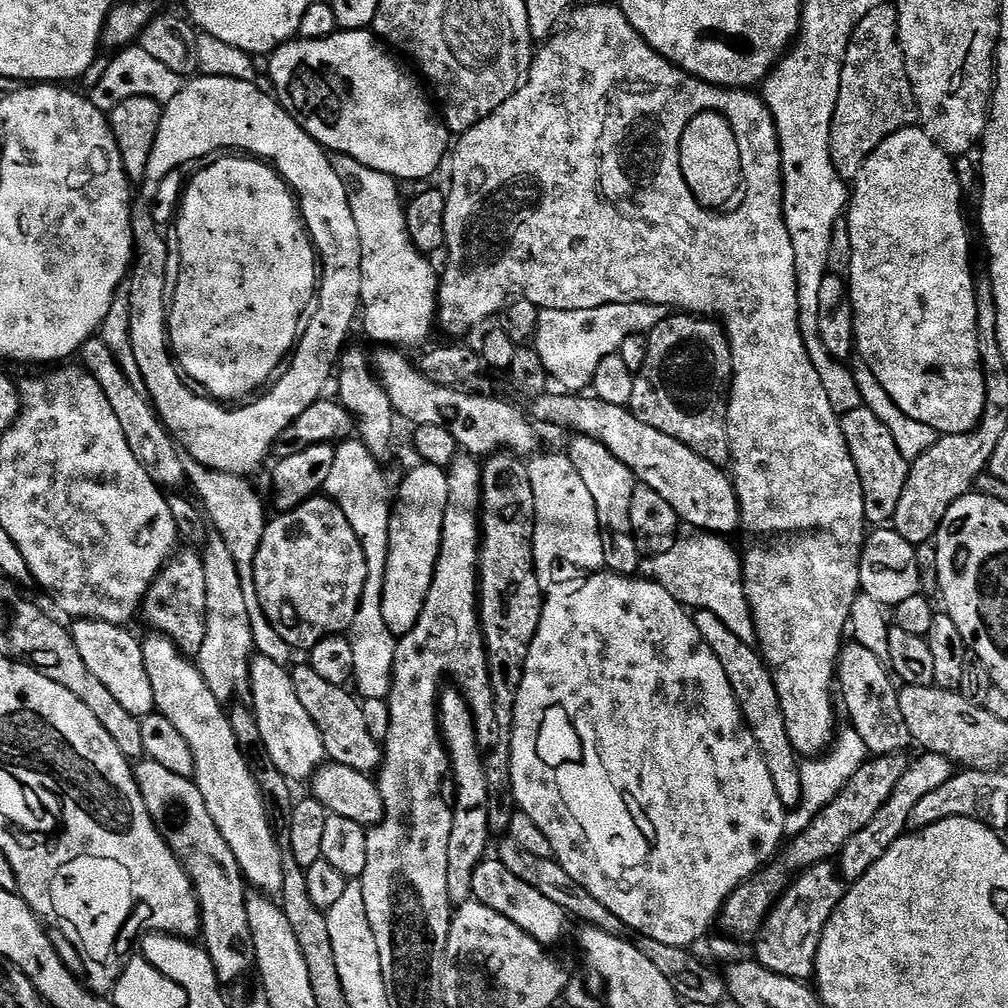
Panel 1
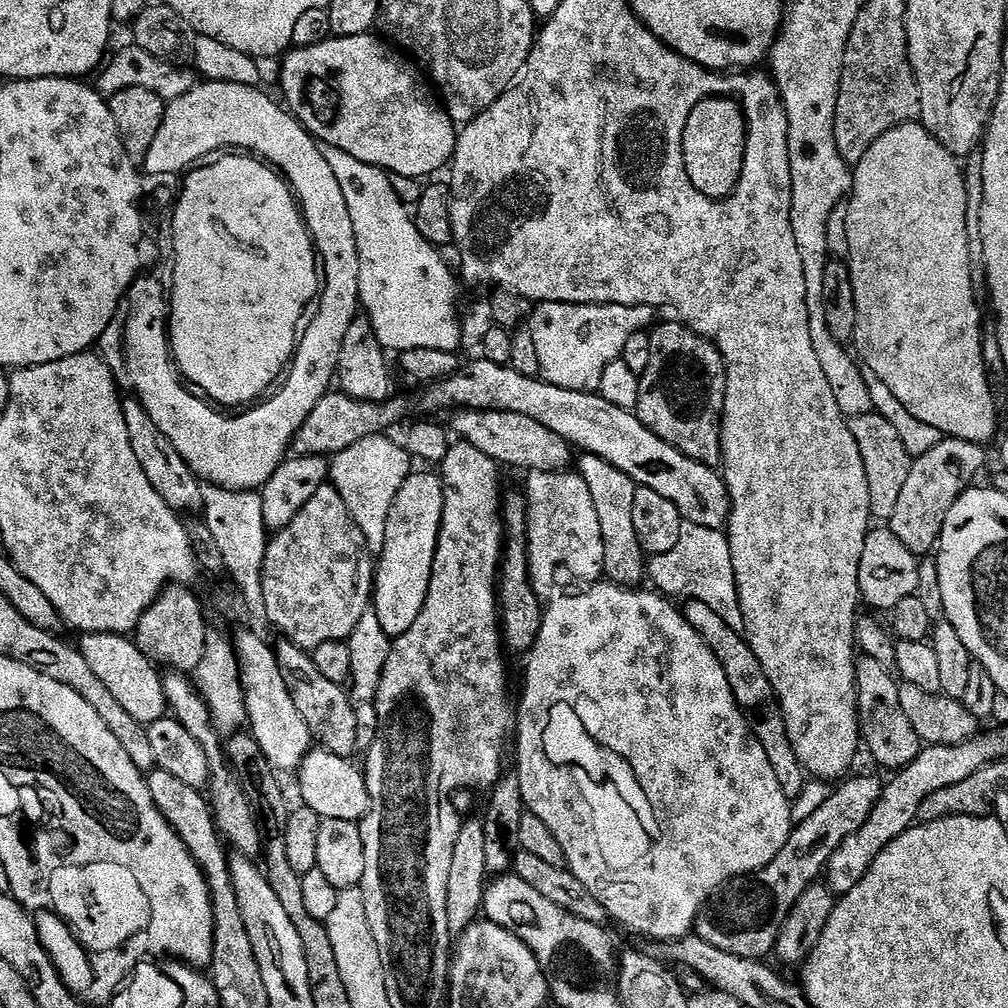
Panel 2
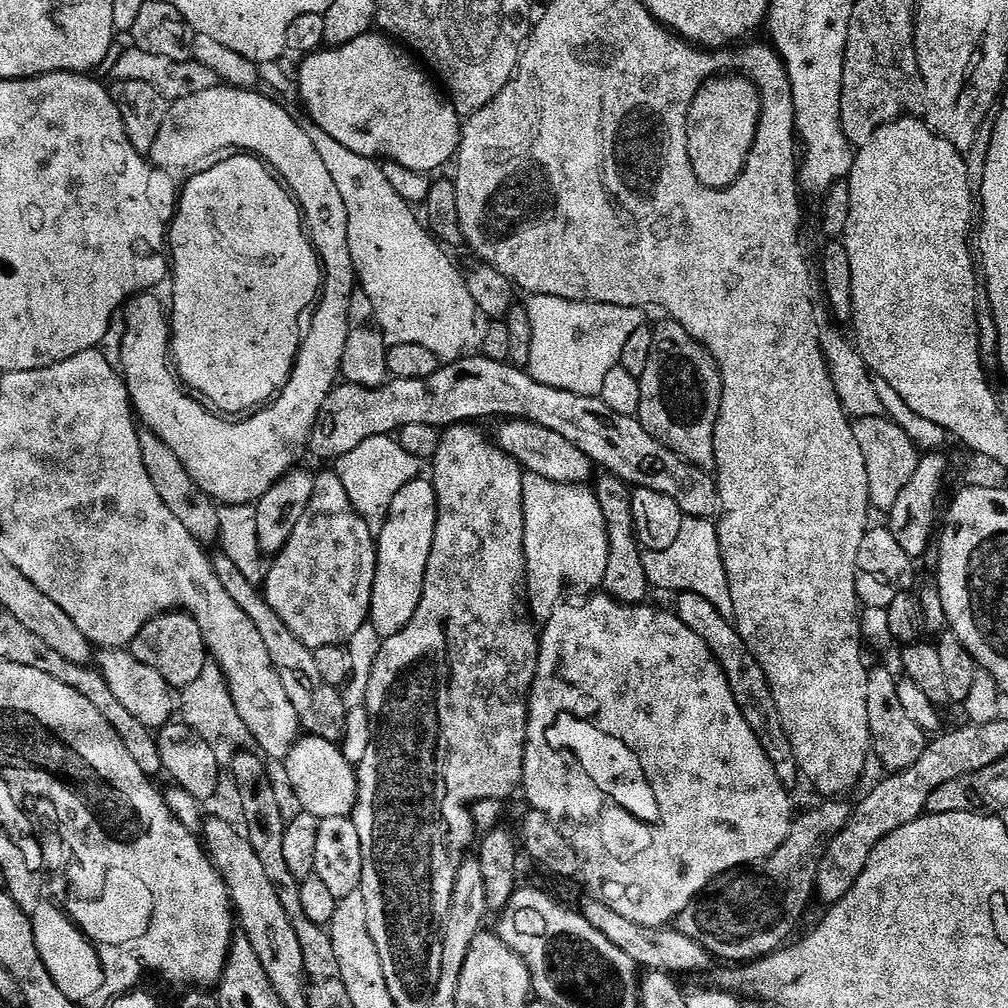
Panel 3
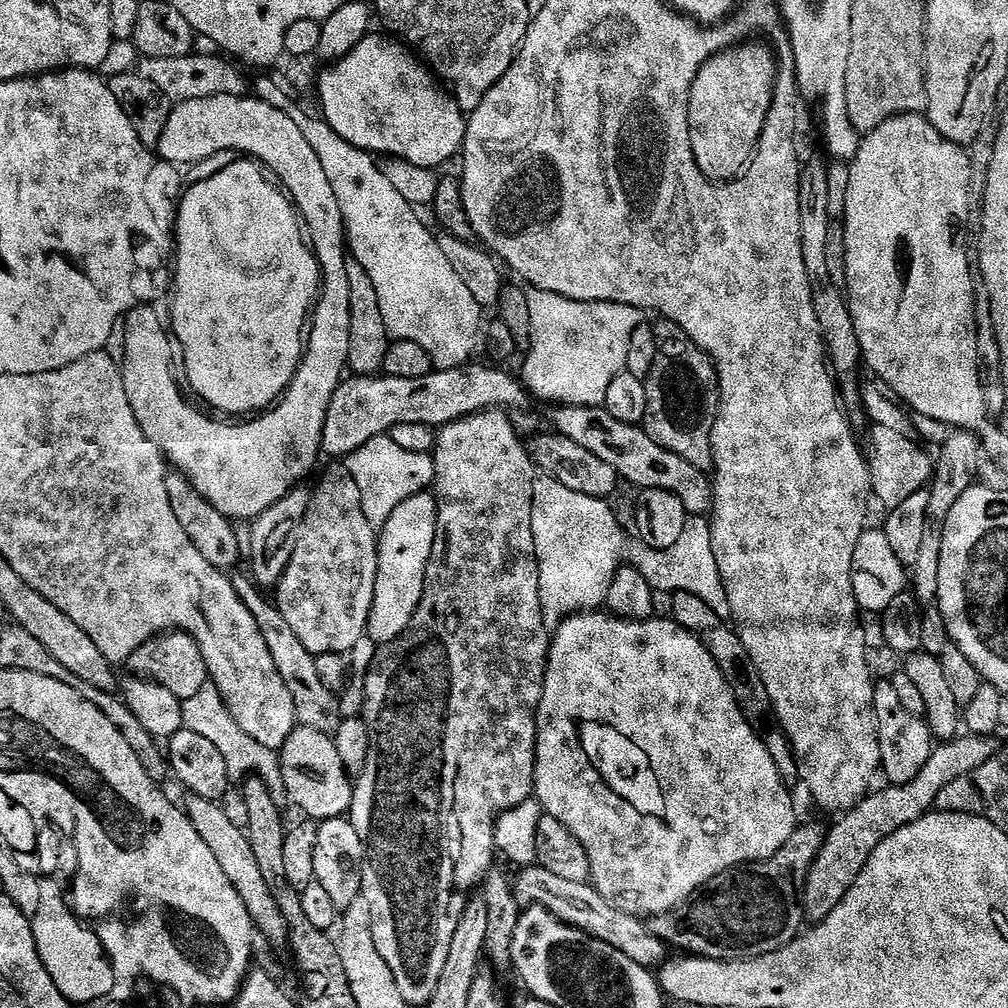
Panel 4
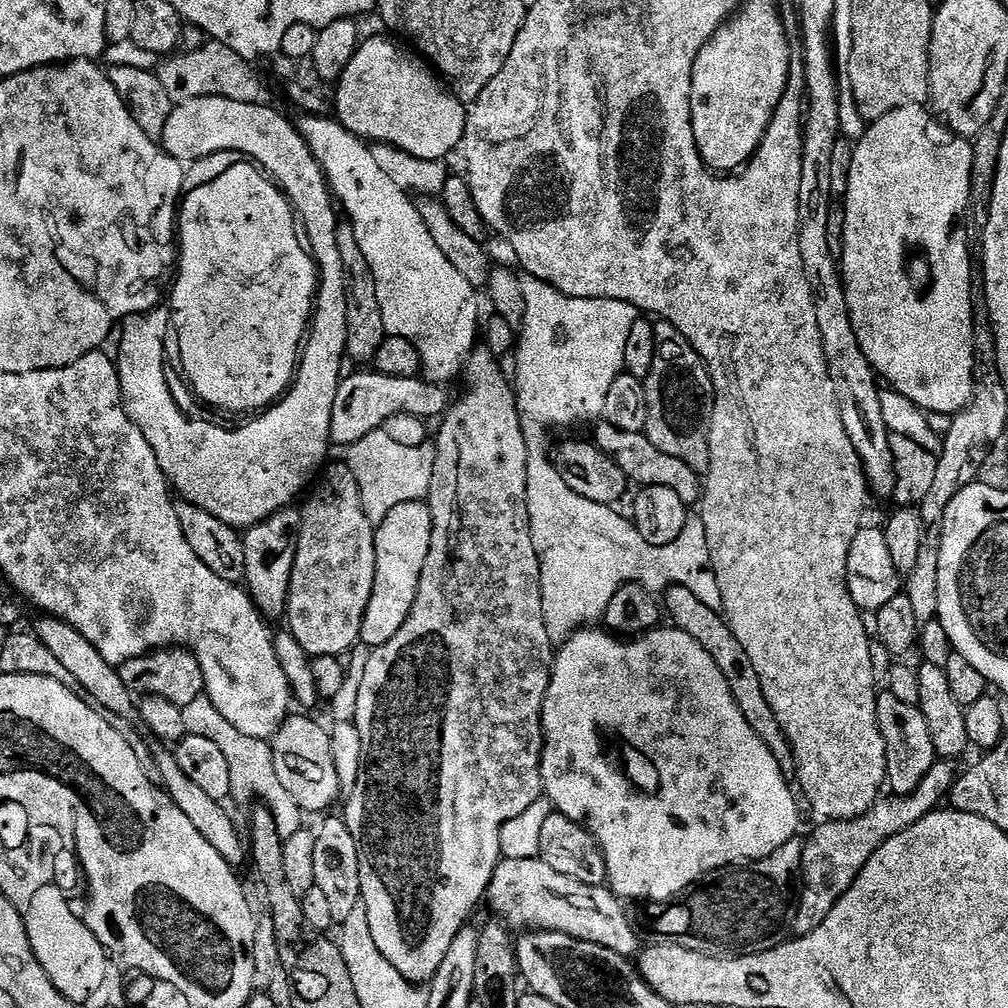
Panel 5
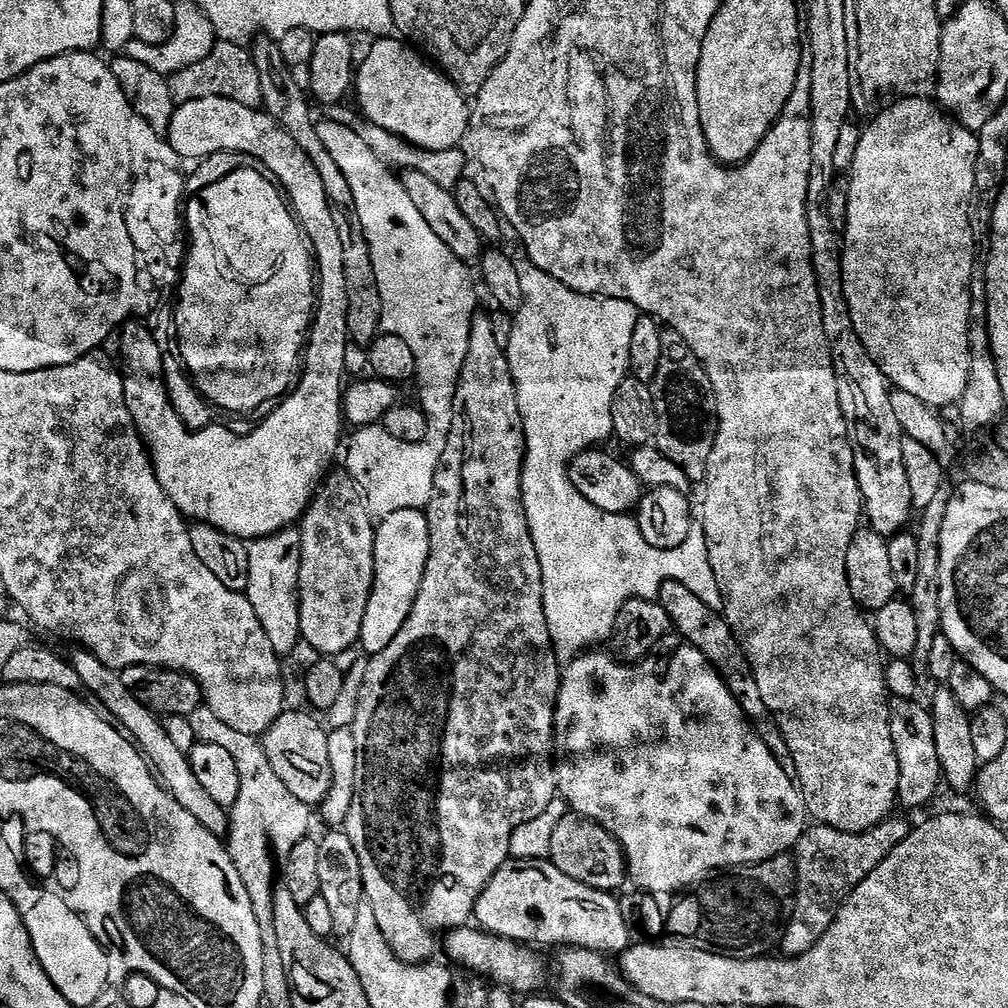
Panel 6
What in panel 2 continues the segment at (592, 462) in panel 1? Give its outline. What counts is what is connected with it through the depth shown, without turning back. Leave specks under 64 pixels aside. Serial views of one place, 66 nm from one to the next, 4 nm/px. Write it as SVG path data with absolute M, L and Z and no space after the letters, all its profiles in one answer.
M587 454L579 457L578 475L590 486L590 498L594 501L594 510L598 513L598 527L602 529L604 547L604 576L613 584L625 590L636 590L644 580L646 557L634 531L634 494L638 487L618 466L610 466L597 456Z

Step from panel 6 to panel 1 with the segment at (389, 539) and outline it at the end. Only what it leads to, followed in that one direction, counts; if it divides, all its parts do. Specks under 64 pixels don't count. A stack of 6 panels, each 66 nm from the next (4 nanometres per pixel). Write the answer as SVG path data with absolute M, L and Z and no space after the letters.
M420 462L417 463L417 465L417 468L410 469L409 472L405 474L404 481L398 484L398 495L395 497L392 517L390 518L390 546L388 547L388 561L386 562L386 582L382 590L382 618L386 618L386 626L390 626L390 634L394 634L398 638L410 634L410 630L414 630L414 626L418 622L418 618L424 609L426 594L430 594L430 582L434 582L434 570L436 569L438 550L442 542L442 518L446 518L446 498L450 498L447 471L433 464Z

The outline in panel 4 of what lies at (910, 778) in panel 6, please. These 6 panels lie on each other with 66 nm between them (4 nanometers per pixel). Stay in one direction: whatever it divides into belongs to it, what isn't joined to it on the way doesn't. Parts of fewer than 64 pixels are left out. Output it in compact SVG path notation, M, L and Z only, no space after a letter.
M891 682L877 683L874 690L874 714L876 715L876 729L880 743L880 767L882 776L888 784L905 784L910 778L918 775L918 770L926 766L934 747L932 731L928 729L928 722L923 716L910 714L906 706L898 699Z

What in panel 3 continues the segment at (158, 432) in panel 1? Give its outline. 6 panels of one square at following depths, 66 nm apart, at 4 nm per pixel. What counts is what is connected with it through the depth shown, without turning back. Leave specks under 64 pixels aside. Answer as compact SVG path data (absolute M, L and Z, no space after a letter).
M141 431L140 445L142 446L142 462L146 462L146 474L150 474L150 478L154 482L154 490L158 490L158 494L162 494L162 502L166 502L170 514L174 514L174 518L178 518L178 522L182 522L182 526L186 526L186 530L190 530L192 537L201 546L215 545L220 539L220 527L218 526L220 508L216 501L211 500L197 486L194 478L190 478L190 474L186 474L186 466L182 466L182 462L178 462L178 456L174 454L174 450L170 450L152 432Z

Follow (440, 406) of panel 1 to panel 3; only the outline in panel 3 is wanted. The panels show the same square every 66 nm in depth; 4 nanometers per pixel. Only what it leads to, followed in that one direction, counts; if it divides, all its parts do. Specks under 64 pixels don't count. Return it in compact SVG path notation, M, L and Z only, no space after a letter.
M511 418L505 419L501 424L504 425L494 432L494 439L505 454L520 464L525 473L550 478L550 482L559 484L587 485L593 479L592 459L586 454L582 454L582 450L578 450L578 446L566 442L566 438L554 434L554 430L546 430L546 426L538 426L534 422Z

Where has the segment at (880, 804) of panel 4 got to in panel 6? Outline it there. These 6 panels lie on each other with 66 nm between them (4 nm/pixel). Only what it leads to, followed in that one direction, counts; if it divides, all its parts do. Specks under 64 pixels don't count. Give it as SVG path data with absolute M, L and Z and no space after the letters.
M889 815L887 820L865 832L843 832L817 823L801 831L800 839L794 845L794 899L778 944L785 957L801 956L820 941L844 899L891 854L894 846L912 833L913 825L896 815Z

